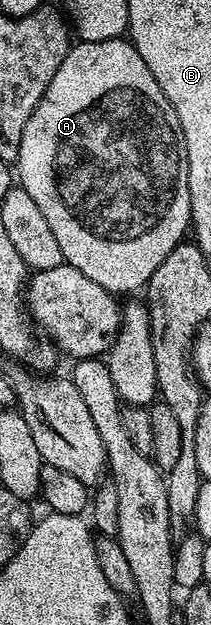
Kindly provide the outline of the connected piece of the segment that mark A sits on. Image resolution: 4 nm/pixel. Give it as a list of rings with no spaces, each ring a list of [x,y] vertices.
[[[108,39],[107,41],[79,40],[77,43],[71,44],[64,63],[60,63],[56,75],[52,75],[52,83],[48,83],[48,91],[44,91],[36,111],[32,111],[32,119],[28,119],[28,127],[24,127],[24,139],[20,139],[20,151],[16,162],[16,181],[24,191],[28,191],[28,195],[32,195],[32,199],[36,202],[36,207],[40,207],[40,211],[44,214],[44,219],[48,219],[48,227],[52,227],[52,235],[56,235],[56,243],[60,243],[63,262],[76,267],[76,271],[80,271],[80,275],[88,275],[88,279],[92,279],[92,283],[100,283],[100,287],[104,287],[115,295],[123,295],[122,293],[132,293],[128,295],[137,294],[134,292],[137,289],[139,292],[146,286],[148,279],[152,279],[152,271],[156,271],[156,267],[160,267],[160,263],[164,263],[164,259],[168,259],[168,255],[172,255],[172,251],[177,245],[183,244],[185,237],[182,236],[185,233],[187,236],[188,230],[192,225],[190,220],[190,188],[188,187],[188,151],[186,150],[184,131],[180,127],[180,119],[176,115],[172,103],[168,103],[164,91],[160,91],[160,83],[156,83],[156,78],[152,76],[152,71],[148,71],[148,63],[144,63],[144,59],[140,59],[140,51],[136,51],[136,47],[129,39]]]

